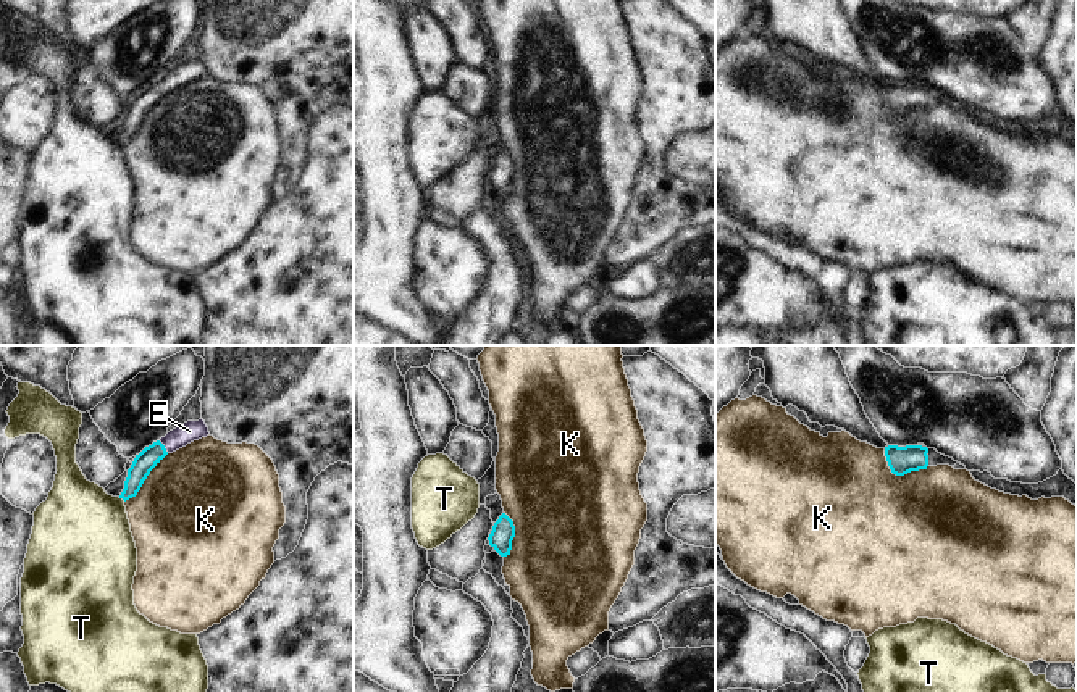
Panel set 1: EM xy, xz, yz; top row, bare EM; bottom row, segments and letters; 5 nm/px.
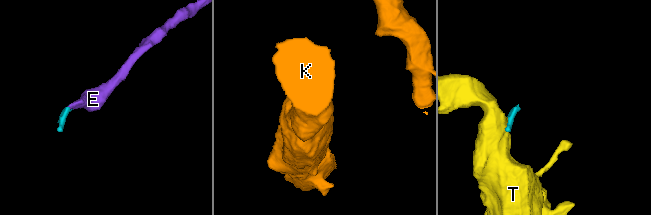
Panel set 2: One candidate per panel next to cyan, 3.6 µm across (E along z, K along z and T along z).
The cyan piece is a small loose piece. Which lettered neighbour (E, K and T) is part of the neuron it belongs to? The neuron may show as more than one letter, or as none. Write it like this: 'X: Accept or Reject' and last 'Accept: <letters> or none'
E: Accept
K: Reject
T: Reject
Accept: E

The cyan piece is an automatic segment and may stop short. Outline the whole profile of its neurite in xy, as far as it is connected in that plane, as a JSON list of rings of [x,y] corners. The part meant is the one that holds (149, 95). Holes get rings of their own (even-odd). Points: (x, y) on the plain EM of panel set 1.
[[[203,58],[187,60],[179,66],[170,69],[165,76],[145,85],[139,94],[136,94],[131,106],[128,108],[128,116],[124,119],[124,127],[119,134],[124,140],[136,135],[140,129],[144,119],[150,110],[168,94],[187,82],[207,76],[208,66]]]

